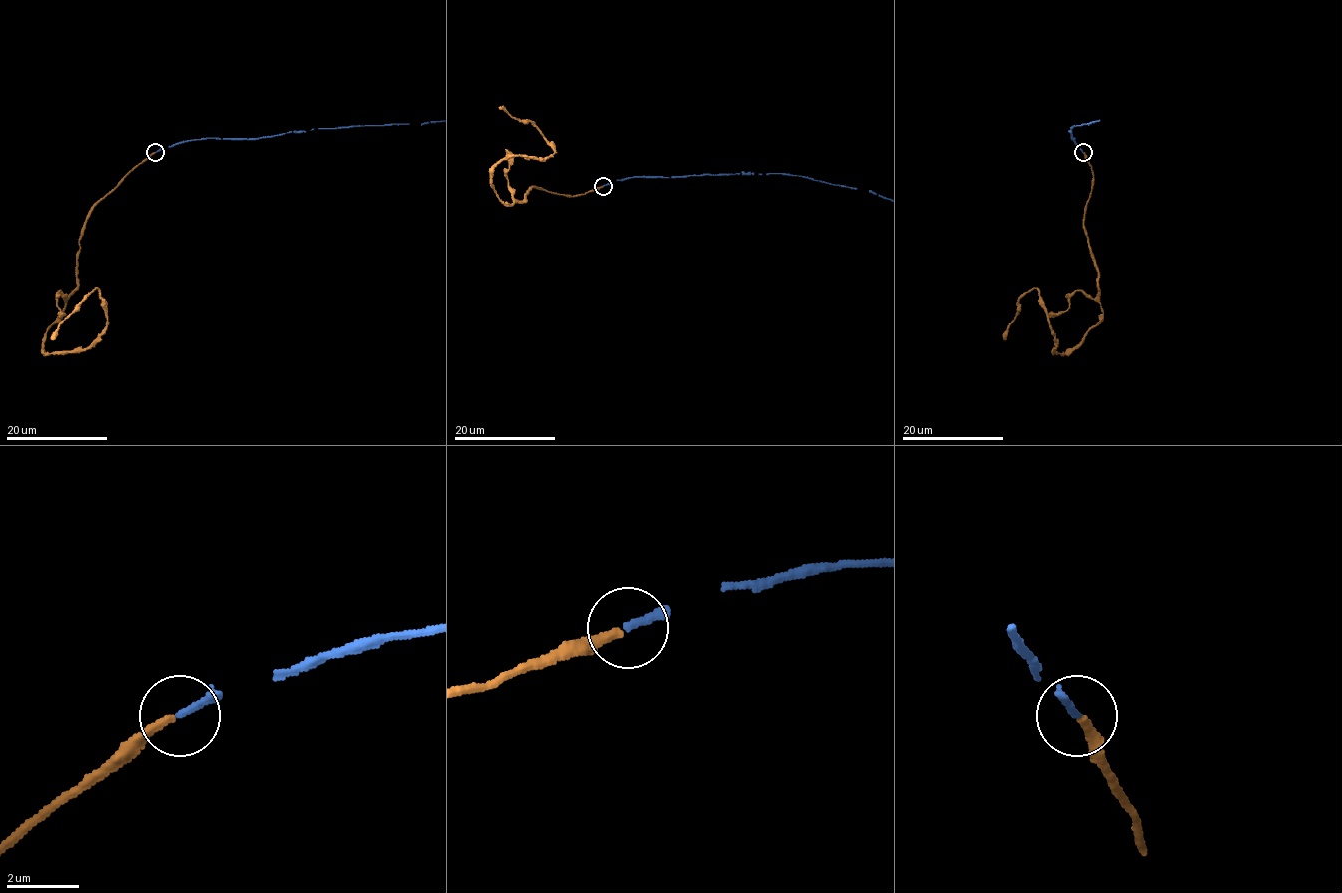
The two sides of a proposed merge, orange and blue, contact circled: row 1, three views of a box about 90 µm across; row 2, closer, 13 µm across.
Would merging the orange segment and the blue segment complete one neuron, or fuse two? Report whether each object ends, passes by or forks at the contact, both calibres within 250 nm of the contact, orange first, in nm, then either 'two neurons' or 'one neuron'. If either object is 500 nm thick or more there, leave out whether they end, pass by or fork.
orange ends | blue ends | 240/200 nm | one neuron

